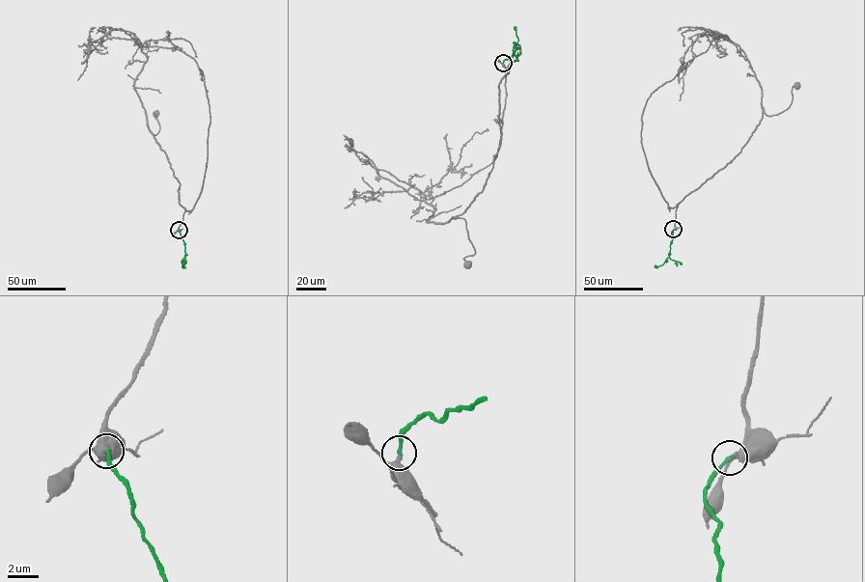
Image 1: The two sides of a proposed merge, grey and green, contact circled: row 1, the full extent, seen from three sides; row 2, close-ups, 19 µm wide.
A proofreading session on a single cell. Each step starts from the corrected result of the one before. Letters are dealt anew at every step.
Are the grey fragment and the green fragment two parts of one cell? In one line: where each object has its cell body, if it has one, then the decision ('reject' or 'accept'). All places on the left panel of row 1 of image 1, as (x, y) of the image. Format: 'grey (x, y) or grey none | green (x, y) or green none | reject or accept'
grey (155, 113) | green none | accept

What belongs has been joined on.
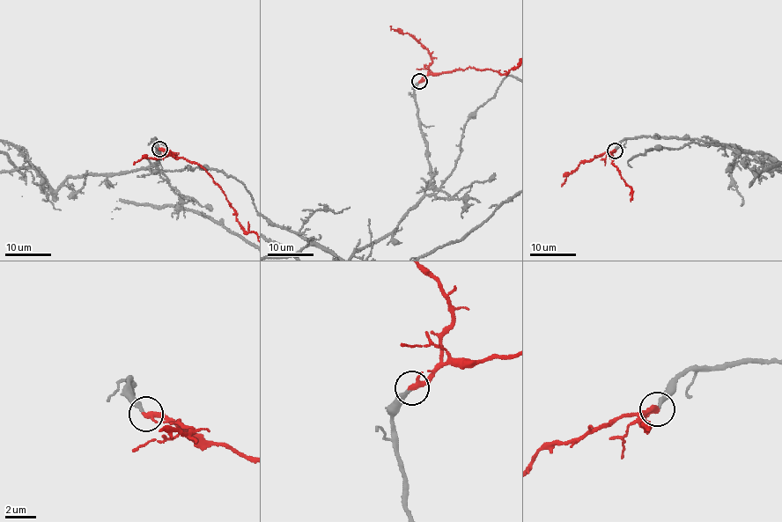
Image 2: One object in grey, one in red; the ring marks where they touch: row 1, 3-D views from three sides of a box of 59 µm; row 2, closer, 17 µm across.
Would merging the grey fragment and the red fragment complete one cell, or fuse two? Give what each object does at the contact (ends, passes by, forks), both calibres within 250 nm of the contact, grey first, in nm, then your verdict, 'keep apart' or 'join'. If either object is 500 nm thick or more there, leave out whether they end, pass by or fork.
grey ends; red ends; calibres 240 and 400 nm; join

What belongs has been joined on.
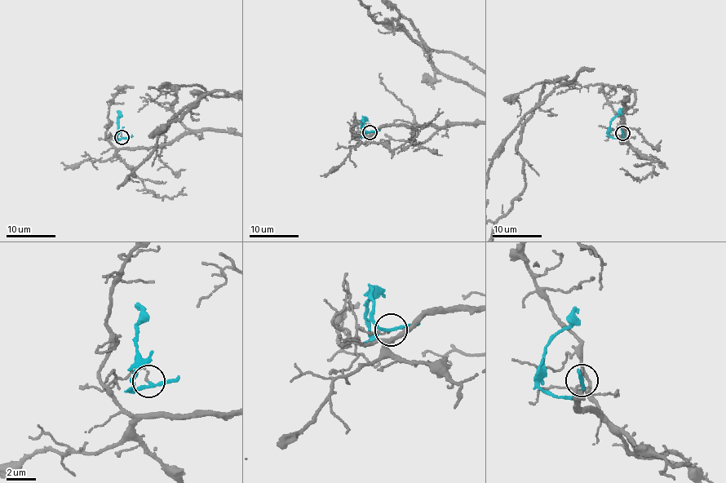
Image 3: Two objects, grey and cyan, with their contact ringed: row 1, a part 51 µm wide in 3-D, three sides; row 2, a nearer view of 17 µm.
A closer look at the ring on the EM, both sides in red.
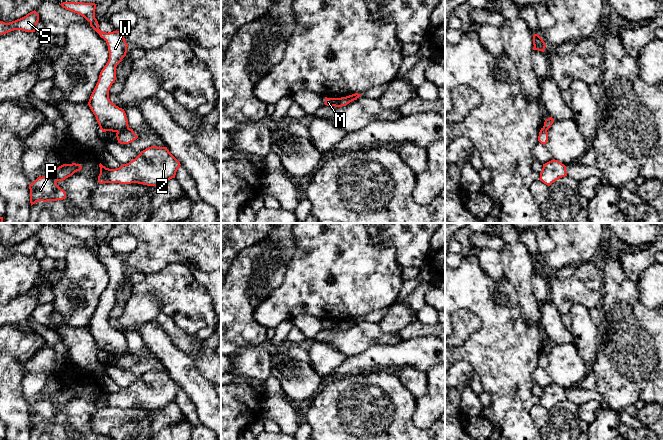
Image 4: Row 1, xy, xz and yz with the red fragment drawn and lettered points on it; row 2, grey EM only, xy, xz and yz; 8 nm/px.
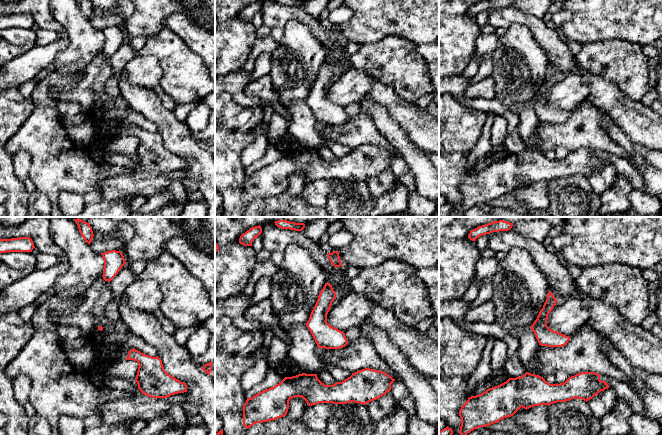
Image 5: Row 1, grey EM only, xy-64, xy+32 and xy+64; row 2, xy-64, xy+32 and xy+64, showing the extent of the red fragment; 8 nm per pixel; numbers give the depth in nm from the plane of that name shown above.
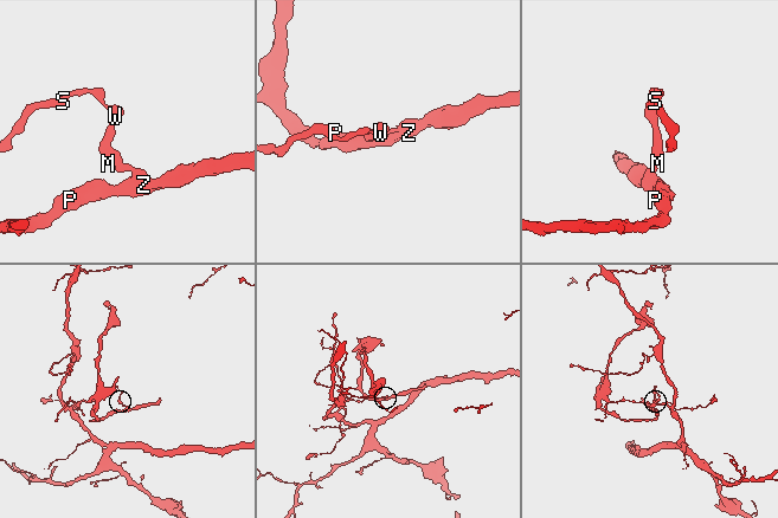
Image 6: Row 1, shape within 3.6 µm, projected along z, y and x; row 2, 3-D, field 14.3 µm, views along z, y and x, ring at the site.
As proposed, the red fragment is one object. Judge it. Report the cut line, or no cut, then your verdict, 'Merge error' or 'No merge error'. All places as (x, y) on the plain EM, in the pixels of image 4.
Split along xy (129, 352), (117, 356). Merge error

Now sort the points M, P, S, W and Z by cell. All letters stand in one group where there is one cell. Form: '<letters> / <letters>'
M S W / P Z

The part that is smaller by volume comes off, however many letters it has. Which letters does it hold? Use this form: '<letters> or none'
P, Z

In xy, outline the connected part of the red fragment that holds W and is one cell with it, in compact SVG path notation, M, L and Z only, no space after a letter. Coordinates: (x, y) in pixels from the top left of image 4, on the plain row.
M63 226L60 228L66 234L83 240L90 250L103 262L108 270L109 283L101 294L98 306L90 320L88 329L96 341L102 356L120 356L129 353L124 333L119 332L109 323L109 314L116 304L116 291L126 280L128 268L123 256L103 256L95 242L95 227Z

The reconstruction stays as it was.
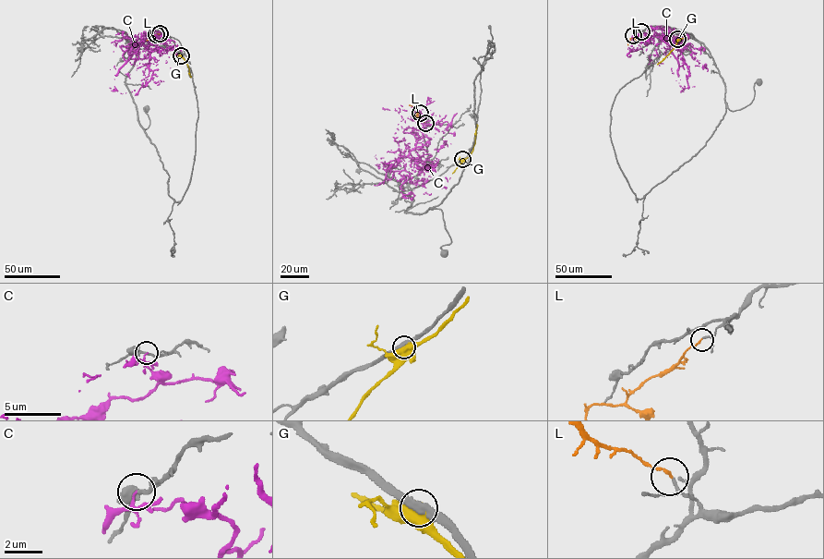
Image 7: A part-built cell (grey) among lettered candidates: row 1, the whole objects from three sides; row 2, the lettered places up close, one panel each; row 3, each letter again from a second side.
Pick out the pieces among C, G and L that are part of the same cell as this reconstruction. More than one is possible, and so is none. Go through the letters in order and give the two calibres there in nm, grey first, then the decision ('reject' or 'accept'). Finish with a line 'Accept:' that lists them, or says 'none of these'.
C: 190/80 nm | reject
G: 320/850 nm | reject
L: 110/120 nm | accept
Accept: L

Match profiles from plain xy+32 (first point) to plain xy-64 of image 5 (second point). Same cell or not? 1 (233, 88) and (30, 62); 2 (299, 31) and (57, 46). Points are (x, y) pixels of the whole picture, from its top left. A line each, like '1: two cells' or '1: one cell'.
1: one cell
2: two cells

